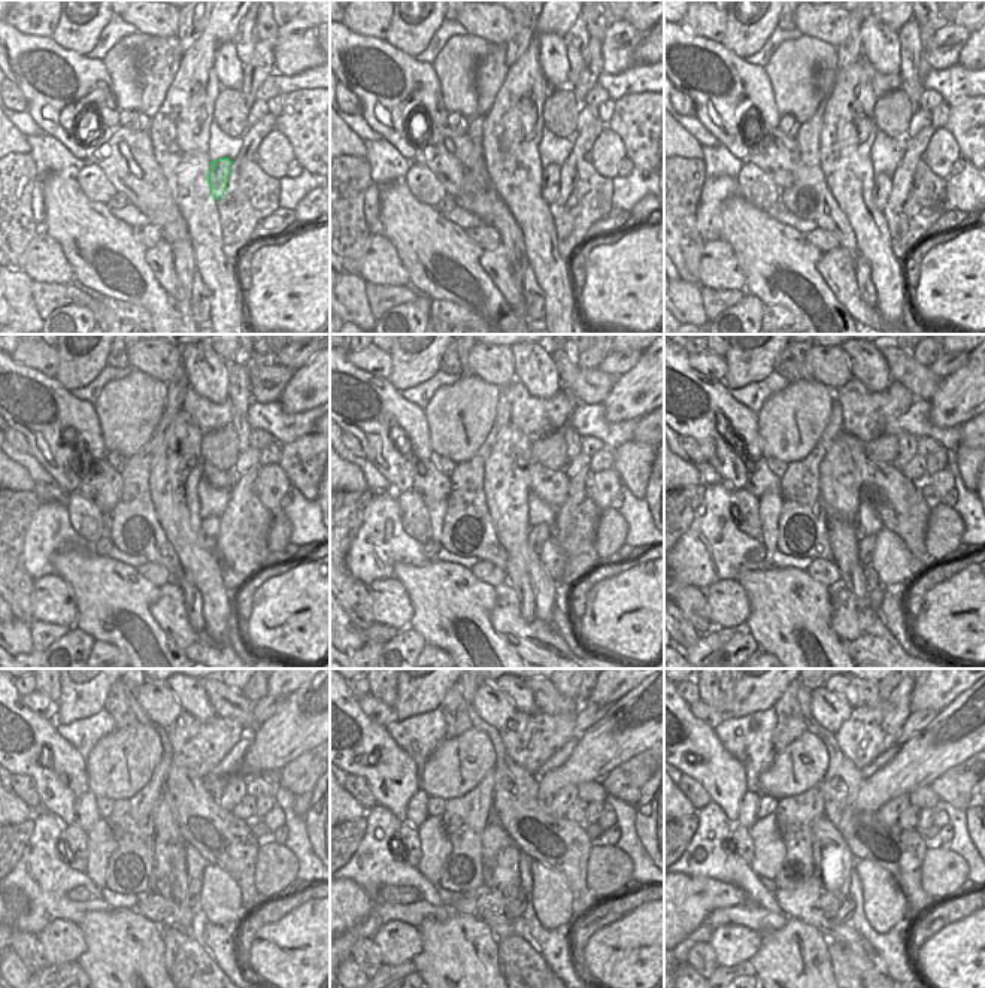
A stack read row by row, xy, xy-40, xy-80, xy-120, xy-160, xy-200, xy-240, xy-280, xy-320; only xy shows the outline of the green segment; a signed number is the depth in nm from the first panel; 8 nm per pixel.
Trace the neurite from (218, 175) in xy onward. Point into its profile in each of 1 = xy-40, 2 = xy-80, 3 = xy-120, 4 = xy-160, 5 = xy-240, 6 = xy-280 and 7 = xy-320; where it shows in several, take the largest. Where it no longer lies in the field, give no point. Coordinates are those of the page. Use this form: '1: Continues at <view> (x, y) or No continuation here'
1: Continues at xy-40 (551, 179)
2: Continues at xy-80 (881, 191)
3: Continues at xy-120 (211, 527)
4: Continues at xy-160 (539, 535)
5: Continues at xy-240 (194, 887)
6: Continues at xy-280 (515, 909)
7: Continues at xy-320 (845, 912).

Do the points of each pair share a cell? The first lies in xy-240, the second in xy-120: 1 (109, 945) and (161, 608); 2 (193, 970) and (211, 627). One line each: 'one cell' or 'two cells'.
1: two cells
2: two cells

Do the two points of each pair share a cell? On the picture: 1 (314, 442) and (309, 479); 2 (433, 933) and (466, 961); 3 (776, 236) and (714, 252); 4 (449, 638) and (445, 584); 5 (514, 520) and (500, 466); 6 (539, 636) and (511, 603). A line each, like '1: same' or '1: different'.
1: same
2: same
3: different
4: same
5: same
6: same

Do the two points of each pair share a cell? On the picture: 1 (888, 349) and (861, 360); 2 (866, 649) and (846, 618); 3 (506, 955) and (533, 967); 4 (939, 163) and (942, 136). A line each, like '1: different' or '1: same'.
1: different
2: same
3: same
4: same

